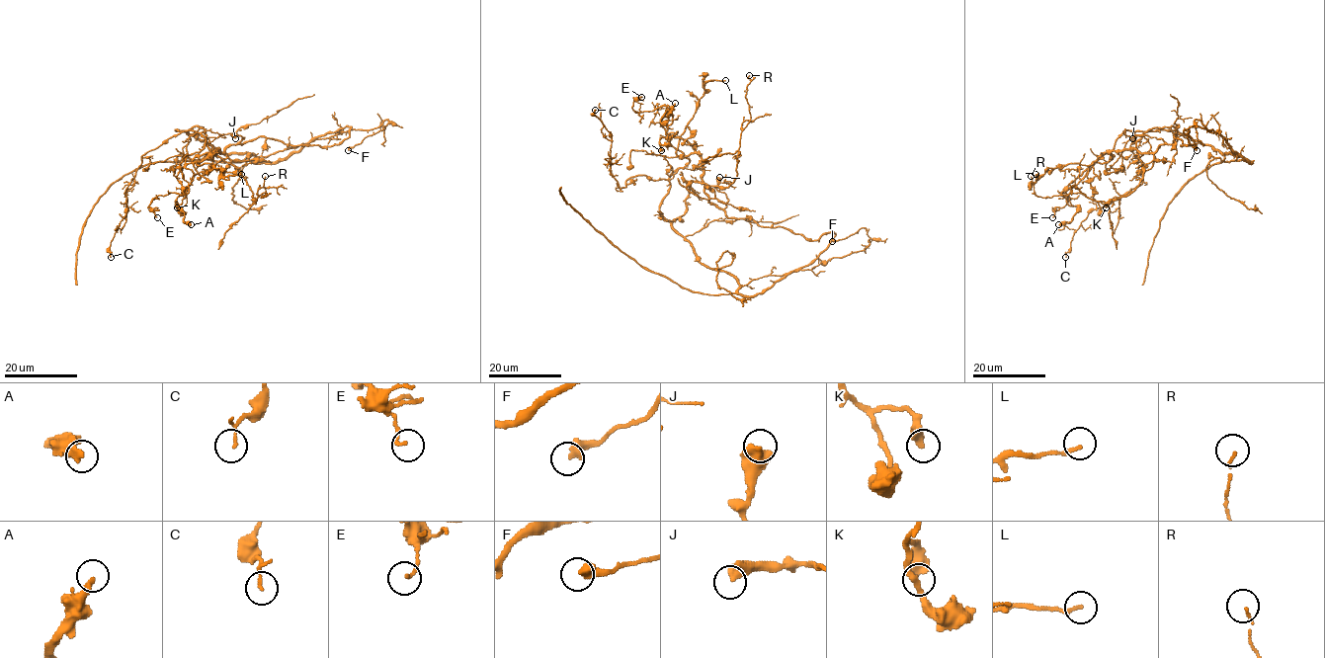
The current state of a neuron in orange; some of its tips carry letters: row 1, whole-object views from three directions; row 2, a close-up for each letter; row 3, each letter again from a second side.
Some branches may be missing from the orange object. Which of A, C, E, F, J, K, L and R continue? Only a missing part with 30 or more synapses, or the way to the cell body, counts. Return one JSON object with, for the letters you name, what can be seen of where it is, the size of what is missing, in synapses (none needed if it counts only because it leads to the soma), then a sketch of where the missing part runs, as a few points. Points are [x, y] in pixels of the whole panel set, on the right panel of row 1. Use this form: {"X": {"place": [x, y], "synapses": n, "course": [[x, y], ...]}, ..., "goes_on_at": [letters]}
{"goes_on_at": []}

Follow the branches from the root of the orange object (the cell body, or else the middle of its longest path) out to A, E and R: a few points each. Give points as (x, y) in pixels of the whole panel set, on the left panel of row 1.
A: (229, 153), (175, 129), (197, 131), (206, 139), (182, 171), (189, 191), (176, 205), (191, 224)
E: (229, 153), (175, 129), (199, 132), (205, 146), (177, 175), (183, 194), (157, 196), (148, 205), (157, 217)
R: (229, 153), (188, 131), (205, 129), (207, 146), (239, 171), (254, 203), (266, 194), (261, 198), (265, 176)

